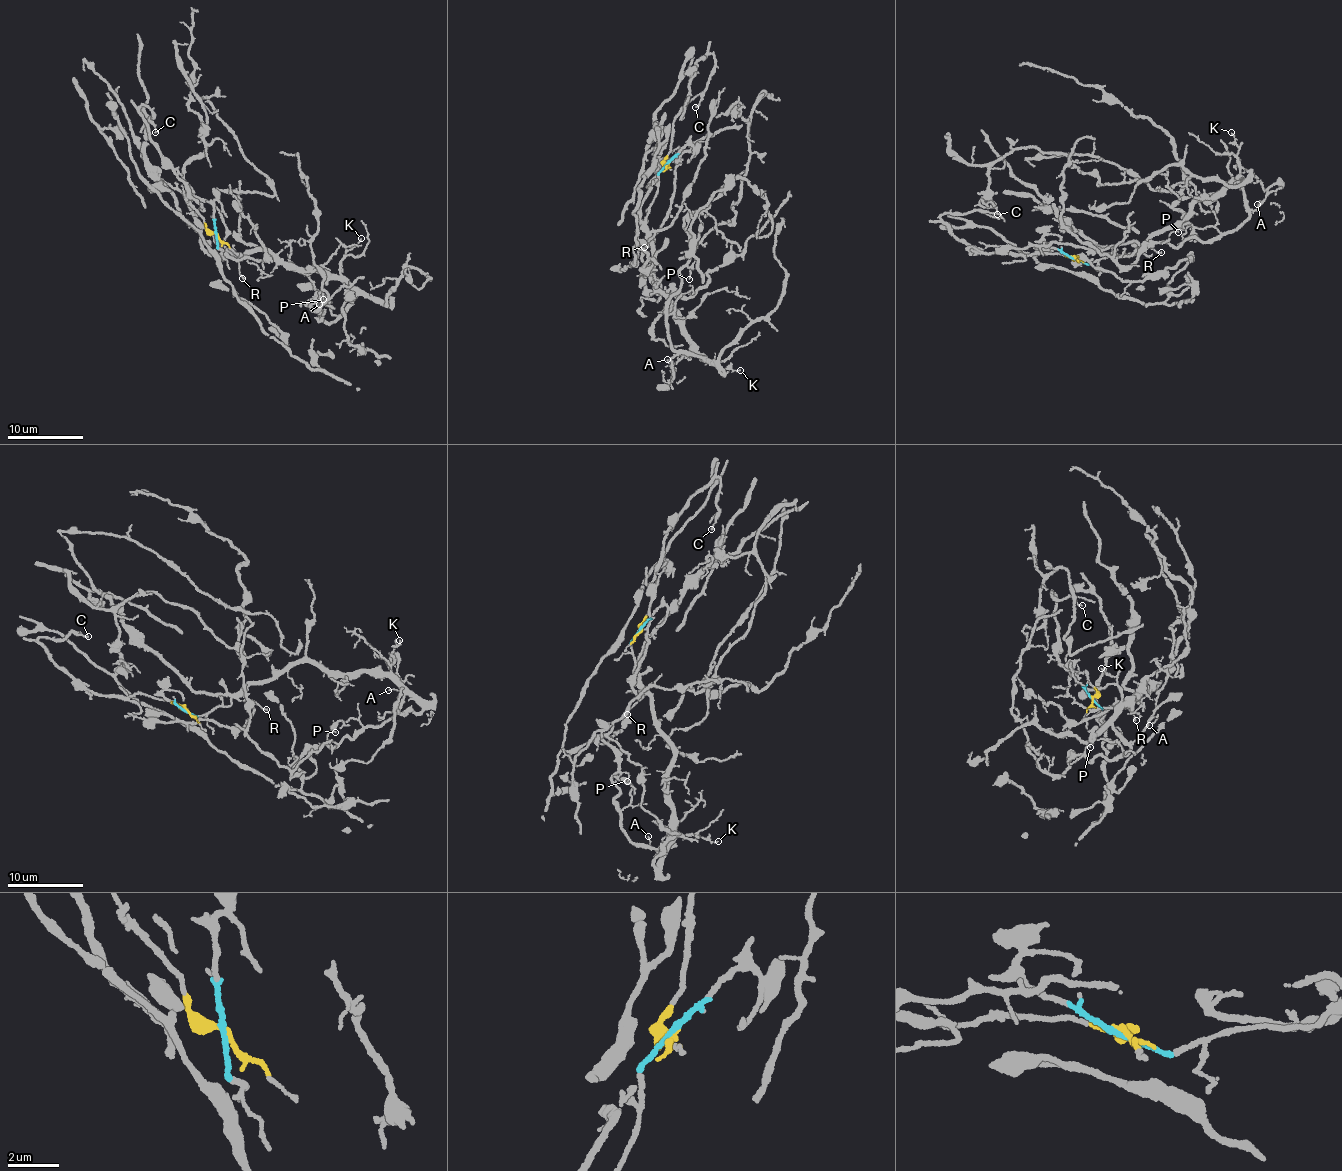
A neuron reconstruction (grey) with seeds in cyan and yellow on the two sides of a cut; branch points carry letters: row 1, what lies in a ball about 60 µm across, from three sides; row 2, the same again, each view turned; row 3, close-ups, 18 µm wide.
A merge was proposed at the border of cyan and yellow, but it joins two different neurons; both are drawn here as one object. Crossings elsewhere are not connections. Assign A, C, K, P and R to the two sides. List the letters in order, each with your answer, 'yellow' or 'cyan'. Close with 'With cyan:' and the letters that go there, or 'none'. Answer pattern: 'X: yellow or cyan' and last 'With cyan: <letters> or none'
A: cyan
C: yellow
K: cyan
P: cyan
R: cyan
With cyan: A, K, P, R

